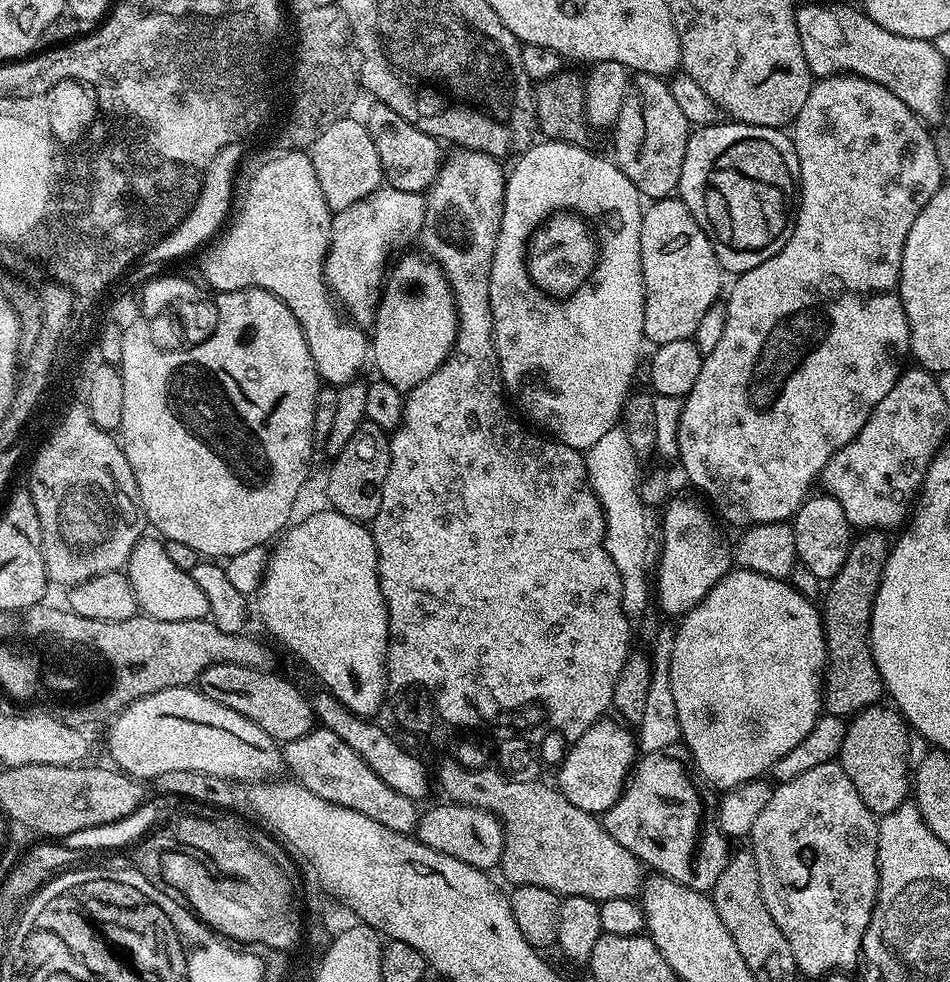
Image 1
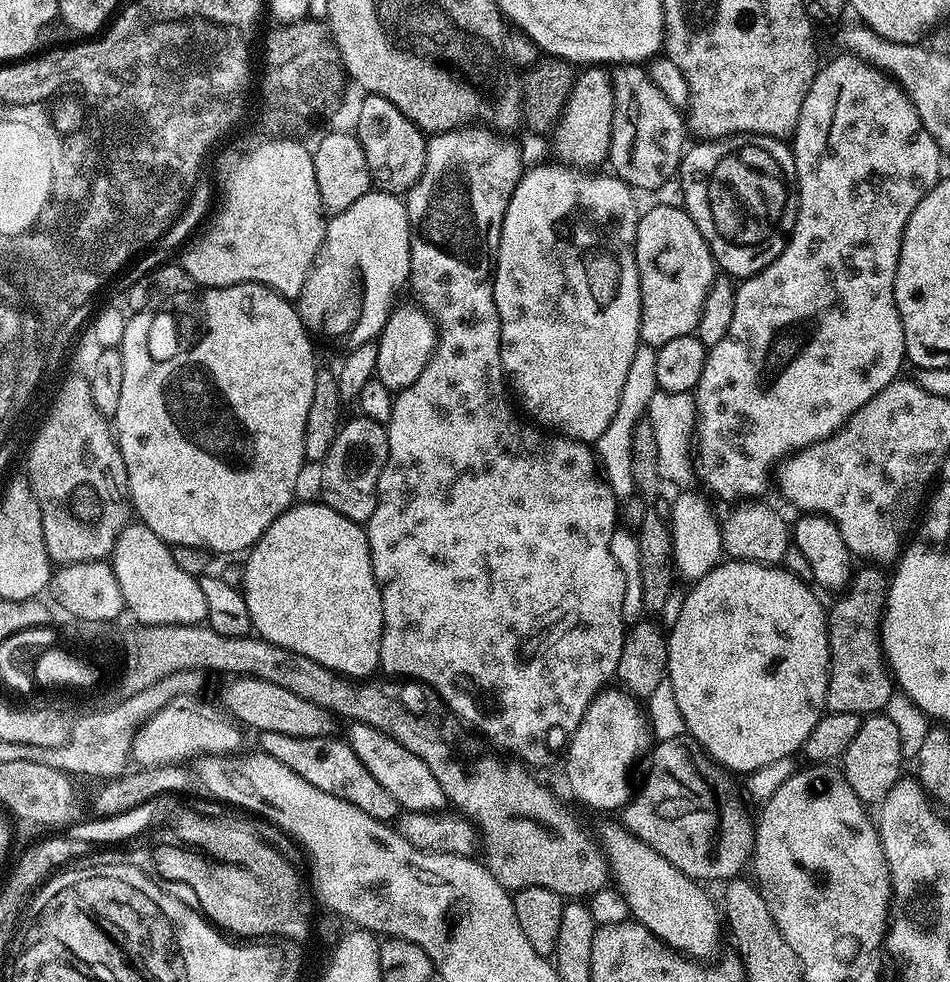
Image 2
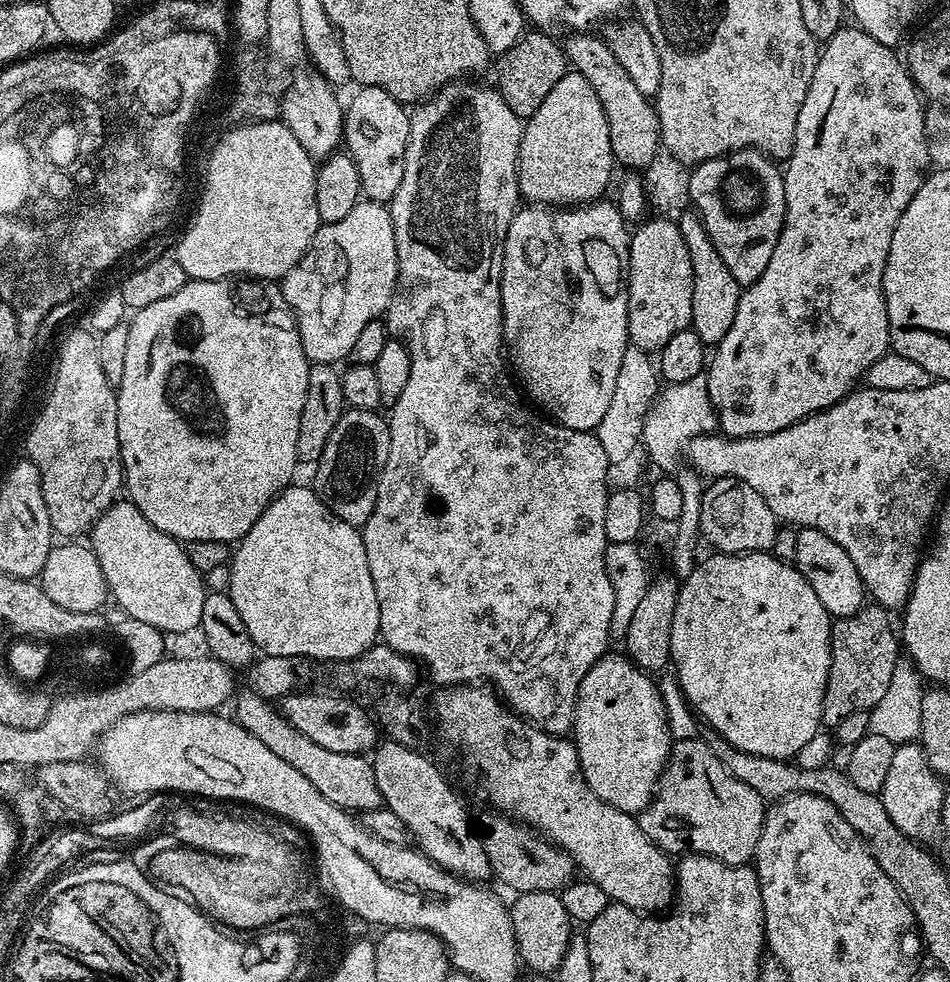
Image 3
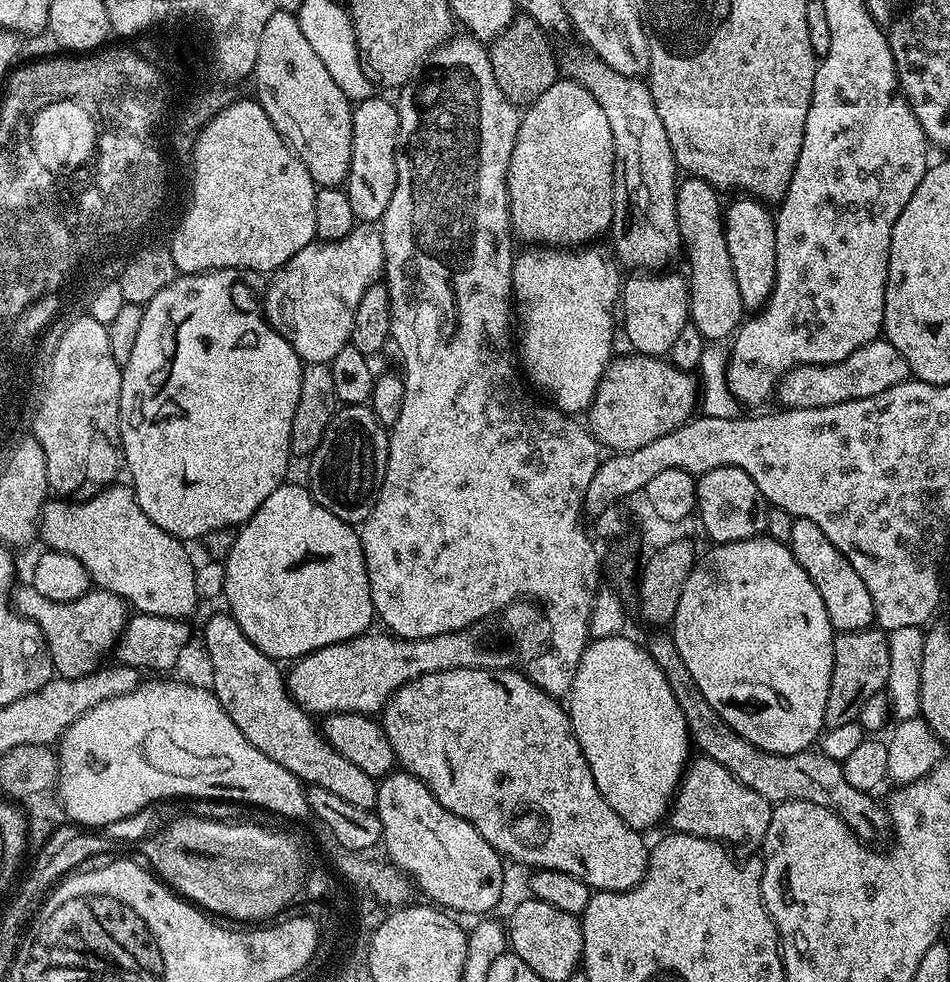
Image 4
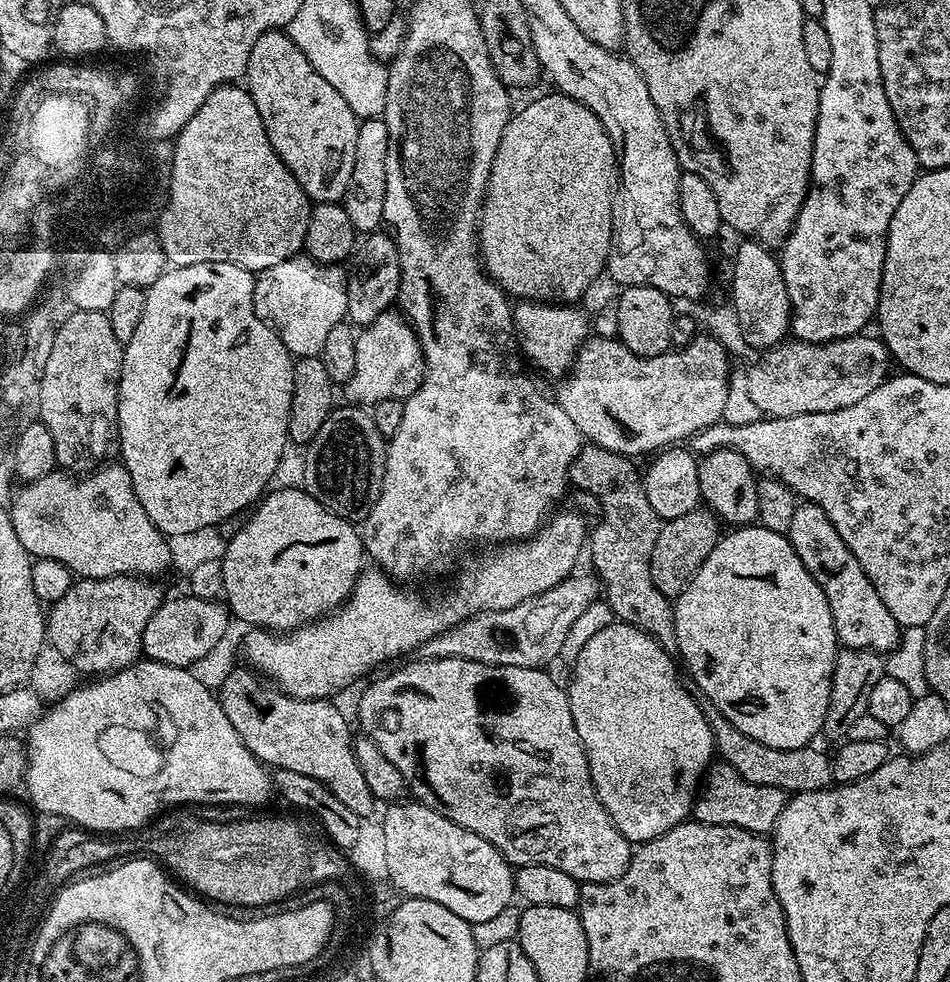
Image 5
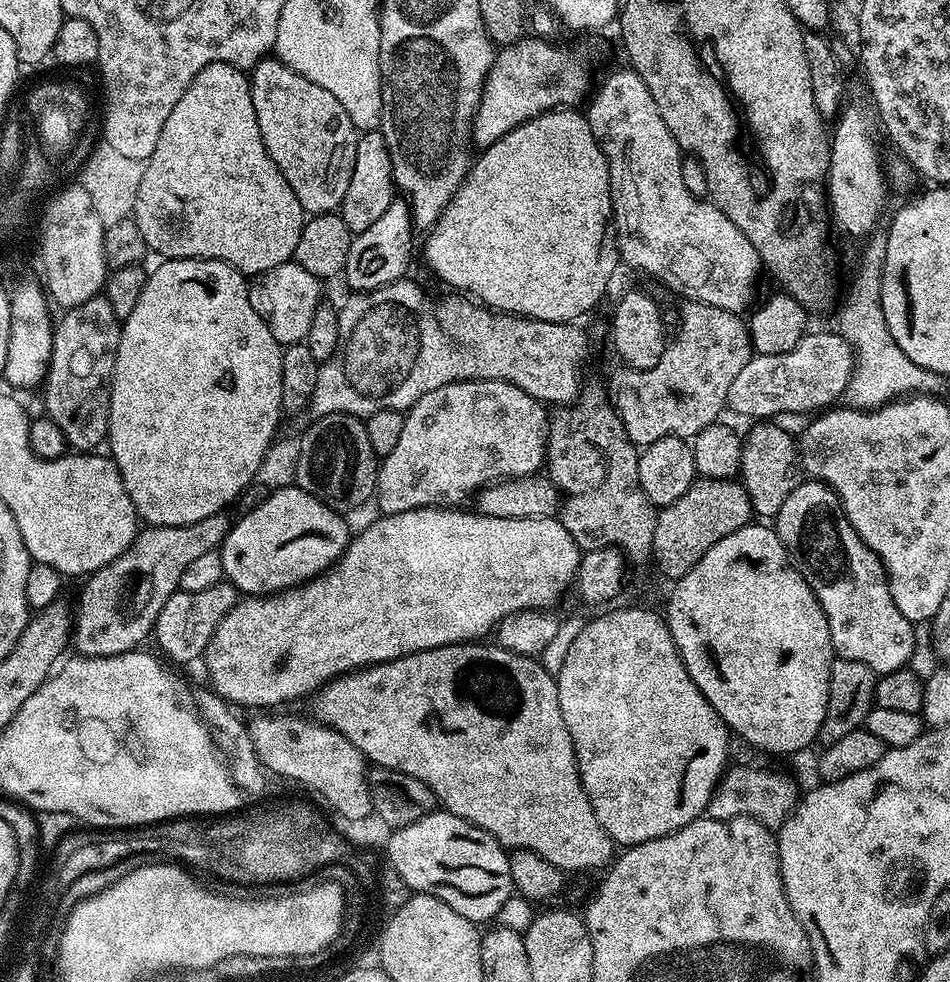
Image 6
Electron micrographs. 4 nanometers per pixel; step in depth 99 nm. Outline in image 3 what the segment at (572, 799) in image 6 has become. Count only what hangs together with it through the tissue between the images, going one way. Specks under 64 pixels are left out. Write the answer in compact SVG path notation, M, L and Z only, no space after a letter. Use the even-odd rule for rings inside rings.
M476 684L444 686L432 700L436 728L448 744L460 751L460 764L472 784L484 791L493 809L510 814L511 819L527 824L545 840L561 848L585 877L606 890L609 901L625 904L644 914L656 914L667 909L674 900L673 861L646 834L642 834L639 819L623 812L610 802L598 798L590 790L571 739L553 736L544 728L516 715L491 687Z

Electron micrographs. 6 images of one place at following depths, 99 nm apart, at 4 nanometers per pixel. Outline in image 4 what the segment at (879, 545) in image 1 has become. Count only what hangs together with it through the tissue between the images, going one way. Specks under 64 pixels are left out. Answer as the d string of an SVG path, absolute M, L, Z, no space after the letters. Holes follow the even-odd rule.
M879 627L863 628L857 632L841 632L833 639L834 662L830 674L830 694L826 698L825 729L855 724L862 706L874 694L885 691L890 678L888 633Z

